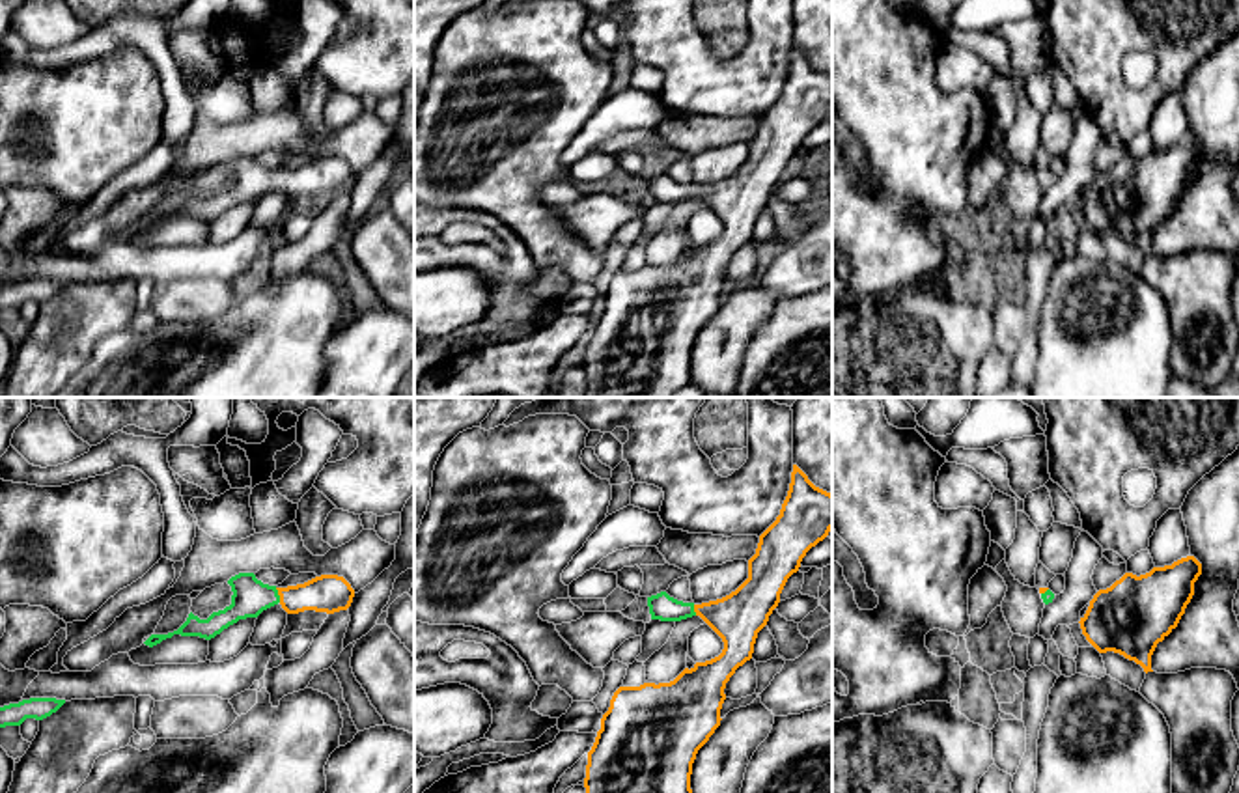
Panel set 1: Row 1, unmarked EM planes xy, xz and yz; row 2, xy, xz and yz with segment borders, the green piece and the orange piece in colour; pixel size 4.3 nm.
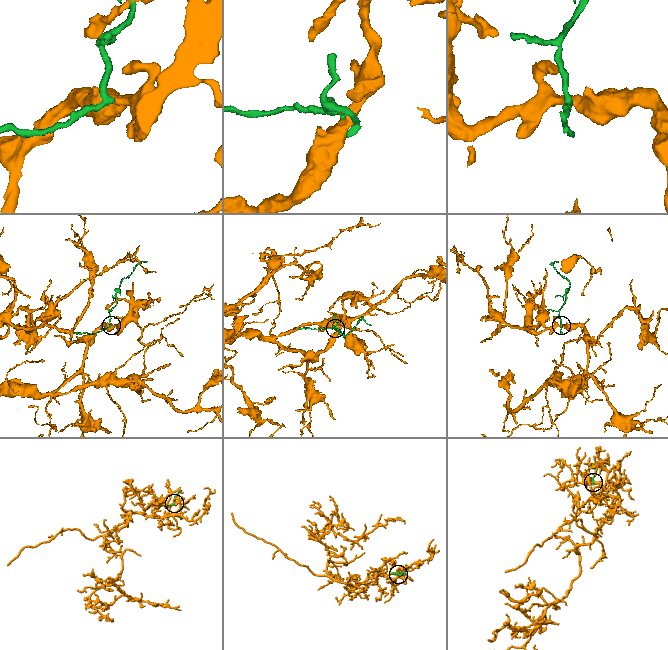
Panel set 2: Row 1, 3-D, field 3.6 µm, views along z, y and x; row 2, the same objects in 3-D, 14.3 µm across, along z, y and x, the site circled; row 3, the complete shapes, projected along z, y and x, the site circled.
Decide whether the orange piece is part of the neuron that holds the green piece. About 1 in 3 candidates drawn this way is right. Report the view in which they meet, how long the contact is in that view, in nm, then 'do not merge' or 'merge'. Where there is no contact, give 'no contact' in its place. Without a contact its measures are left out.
contact in xy; length 70 nm; merge

